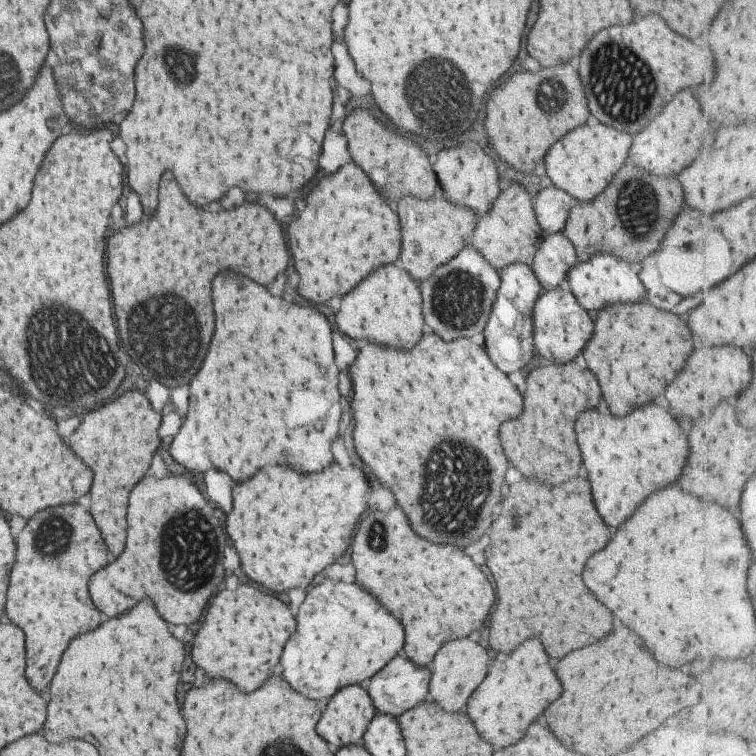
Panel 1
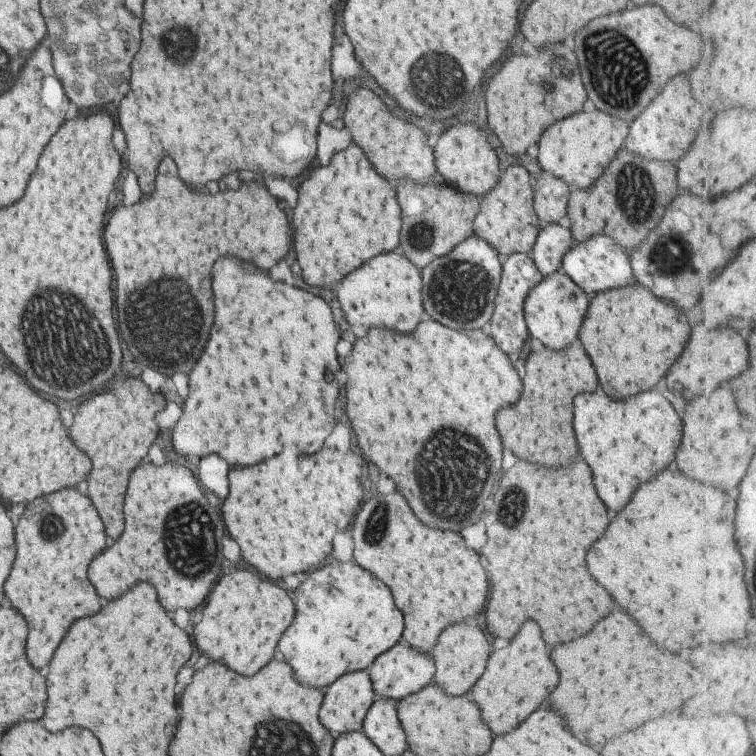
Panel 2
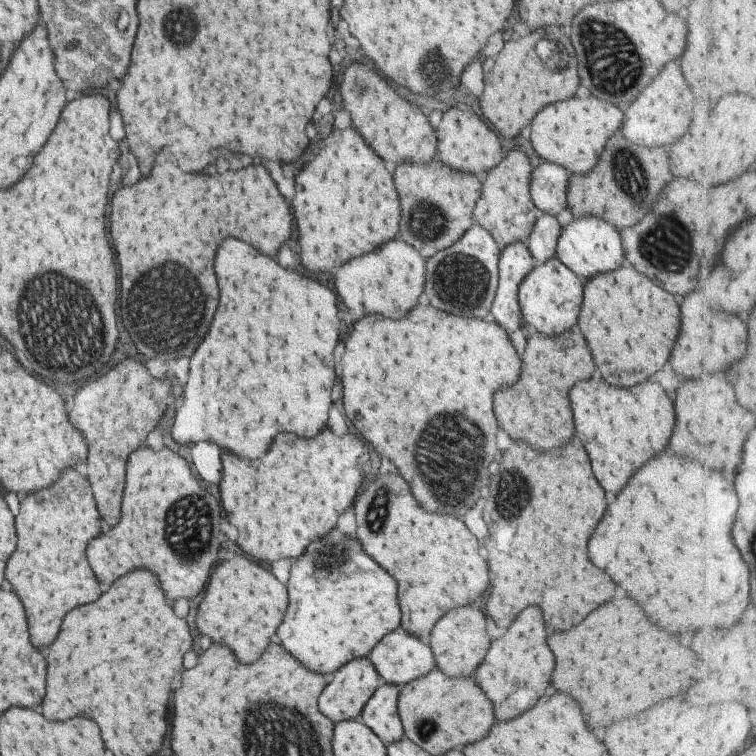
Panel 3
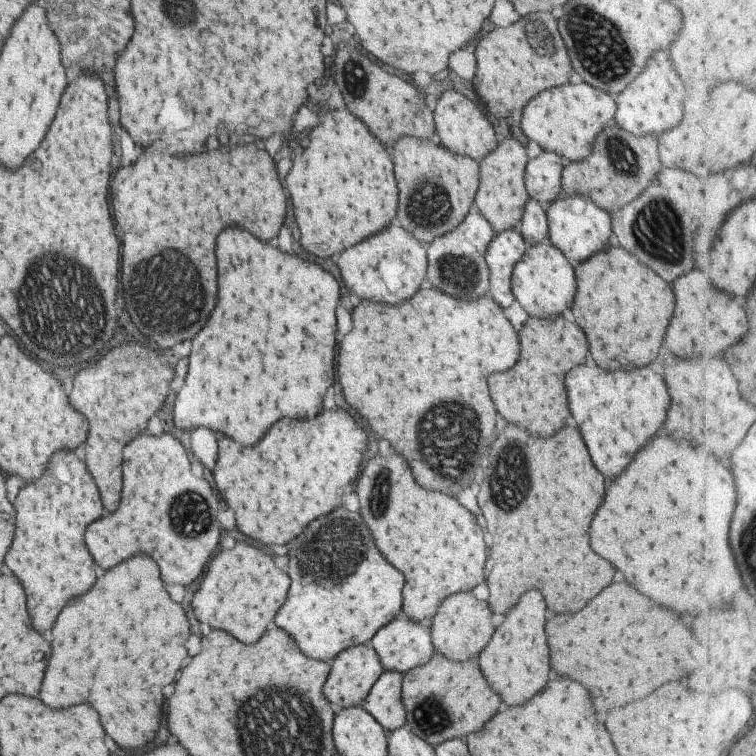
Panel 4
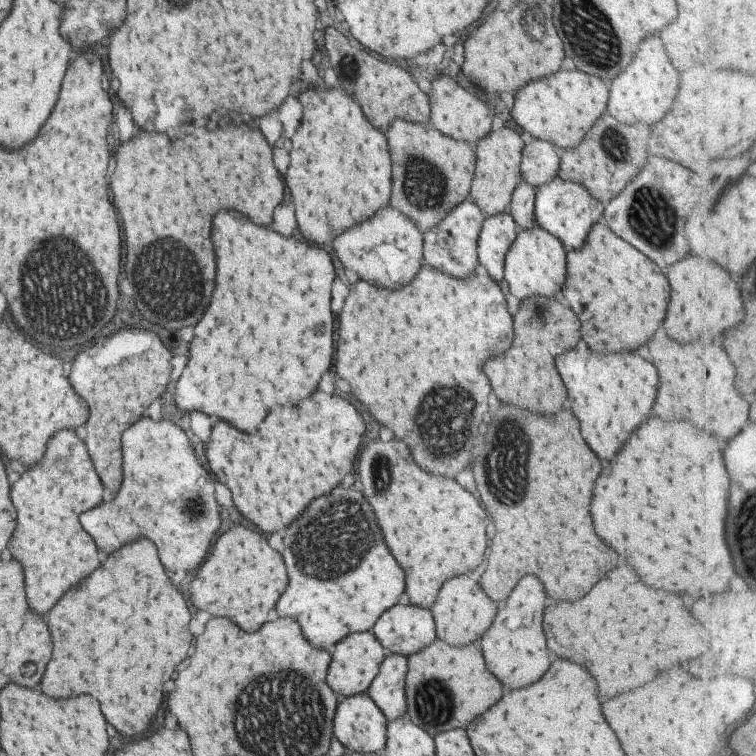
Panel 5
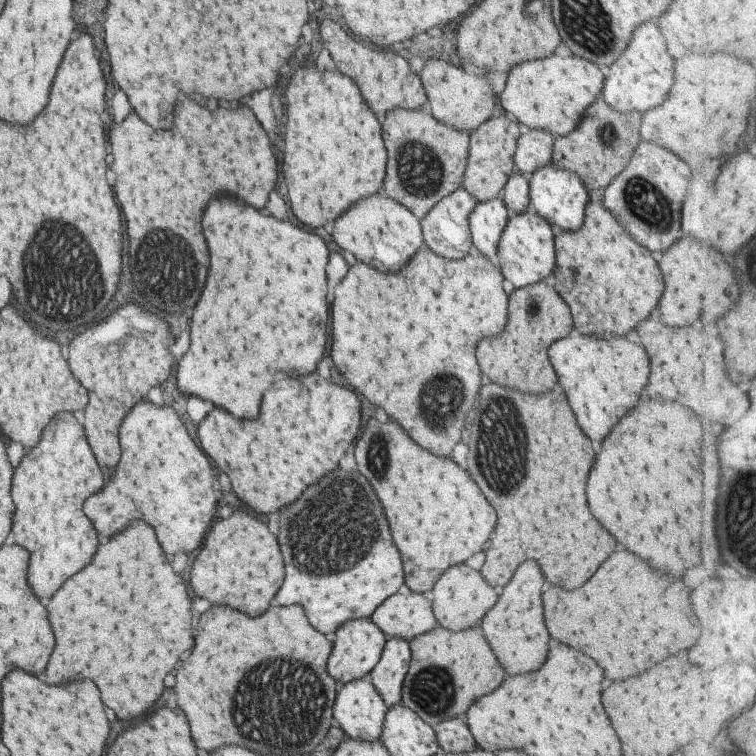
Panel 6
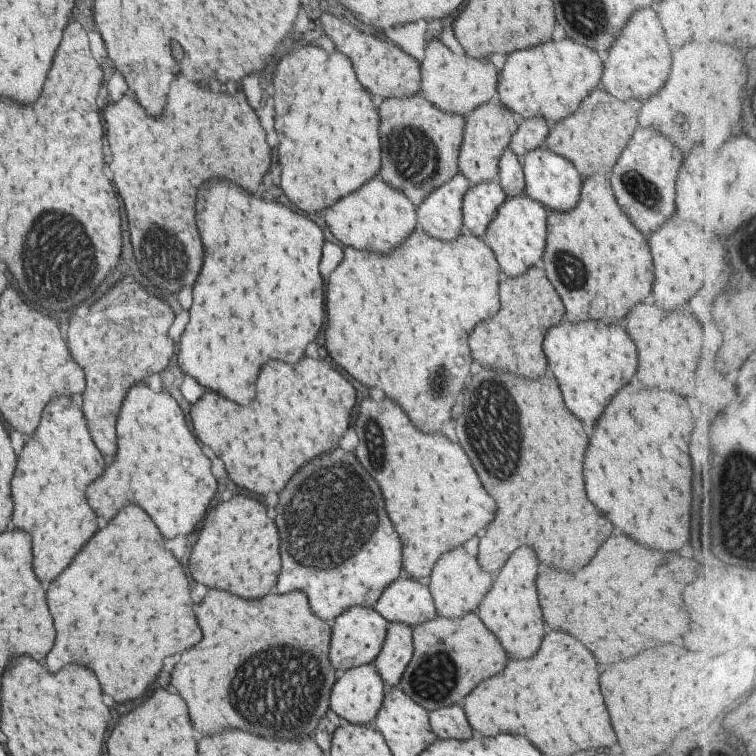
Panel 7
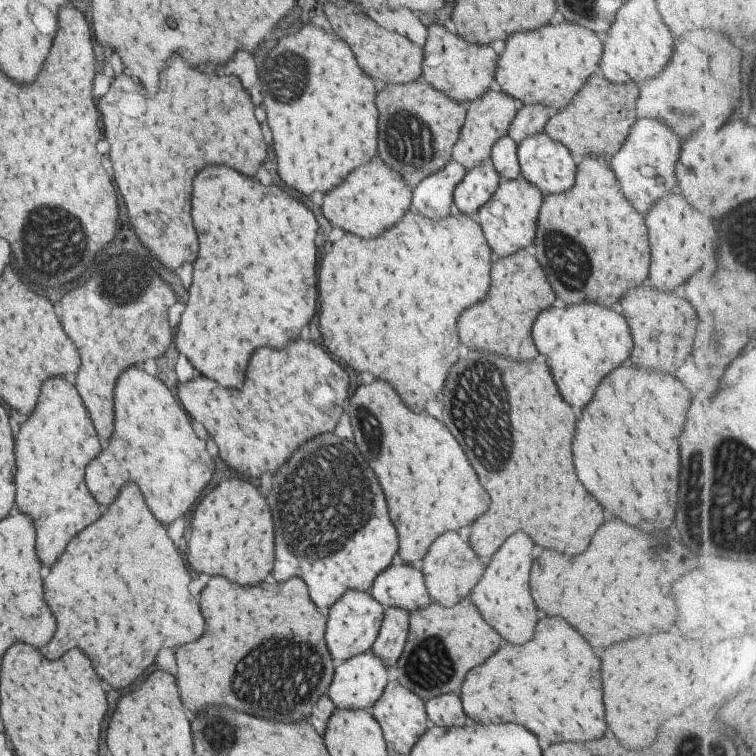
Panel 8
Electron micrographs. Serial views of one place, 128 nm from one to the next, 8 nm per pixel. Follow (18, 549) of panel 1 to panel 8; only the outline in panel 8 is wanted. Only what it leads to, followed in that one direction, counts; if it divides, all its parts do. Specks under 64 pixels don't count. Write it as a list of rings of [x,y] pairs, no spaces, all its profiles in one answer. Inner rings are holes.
[[[51,378],[45,382],[39,394],[37,406],[35,406],[35,414],[29,414],[29,418],[21,424],[19,430],[21,432],[17,432],[17,438],[15,438],[17,444],[13,448],[15,452],[15,504],[17,504],[17,510],[27,514],[33,522],[35,552],[37,552],[39,562],[43,566],[51,566],[59,558],[67,542],[77,532],[81,532],[85,526],[89,526],[89,522],[95,522],[101,516],[99,506],[89,496],[83,484],[83,468],[87,466],[87,462],[97,458],[101,446],[93,432],[87,410],[83,408],[75,388],[63,378]]]

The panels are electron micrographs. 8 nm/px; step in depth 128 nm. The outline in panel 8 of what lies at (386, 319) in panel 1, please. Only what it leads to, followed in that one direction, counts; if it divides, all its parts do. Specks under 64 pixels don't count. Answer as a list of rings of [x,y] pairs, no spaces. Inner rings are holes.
[[[373,158],[369,164],[353,170],[345,182],[323,196],[321,212],[343,232],[371,240],[405,216],[407,208],[411,208],[412,191],[398,174],[389,170],[388,166],[383,166],[379,158]]]

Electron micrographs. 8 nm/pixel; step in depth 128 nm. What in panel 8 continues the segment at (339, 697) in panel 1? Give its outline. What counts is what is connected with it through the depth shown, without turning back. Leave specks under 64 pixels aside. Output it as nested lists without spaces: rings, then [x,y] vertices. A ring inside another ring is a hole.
[[[350,590],[344,592],[330,607],[326,616],[324,641],[333,660],[348,661],[369,651],[377,638],[384,608],[369,594]]]

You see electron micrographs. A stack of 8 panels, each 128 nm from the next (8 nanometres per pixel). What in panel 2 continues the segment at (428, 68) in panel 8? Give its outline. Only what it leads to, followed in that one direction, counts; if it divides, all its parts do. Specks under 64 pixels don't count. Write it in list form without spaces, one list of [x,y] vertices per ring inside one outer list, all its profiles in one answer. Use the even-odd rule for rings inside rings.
[[[459,124],[438,136],[432,150],[436,171],[443,177],[445,184],[465,194],[481,198],[497,184],[501,171],[497,154],[485,139],[481,128],[475,124]]]

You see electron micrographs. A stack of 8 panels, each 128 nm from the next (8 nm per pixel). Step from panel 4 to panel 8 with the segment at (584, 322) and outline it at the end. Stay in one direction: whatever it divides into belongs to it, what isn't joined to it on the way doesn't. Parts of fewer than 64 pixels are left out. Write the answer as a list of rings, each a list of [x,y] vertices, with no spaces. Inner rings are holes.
[[[587,155],[580,160],[581,164],[576,166],[574,174],[574,185],[567,192],[543,196],[536,218],[536,233],[530,248],[545,273],[546,282],[565,307],[585,302],[587,298],[589,302],[609,308],[629,288],[641,284],[647,278],[649,268],[649,244],[643,218],[621,196],[613,172],[603,164],[601,158],[595,156]]]

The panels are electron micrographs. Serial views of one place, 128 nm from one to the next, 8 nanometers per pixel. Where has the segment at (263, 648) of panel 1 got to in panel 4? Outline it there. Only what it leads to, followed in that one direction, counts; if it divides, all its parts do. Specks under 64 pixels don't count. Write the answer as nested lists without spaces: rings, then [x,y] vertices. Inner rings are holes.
[[[237,544],[229,554],[215,554],[191,598],[193,616],[215,630],[225,630],[243,644],[253,644],[263,636],[267,624],[285,600],[289,578],[273,566],[273,560],[249,544]]]

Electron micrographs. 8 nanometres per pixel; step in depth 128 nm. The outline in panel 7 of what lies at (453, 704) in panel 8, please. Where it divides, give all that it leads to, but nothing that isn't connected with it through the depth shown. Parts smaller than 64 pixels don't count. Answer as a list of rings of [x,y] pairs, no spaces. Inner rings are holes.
[[[447,706],[428,714],[428,721],[430,729],[434,732],[437,739],[449,740],[463,740],[471,736],[469,724],[463,716],[463,710],[459,706]]]

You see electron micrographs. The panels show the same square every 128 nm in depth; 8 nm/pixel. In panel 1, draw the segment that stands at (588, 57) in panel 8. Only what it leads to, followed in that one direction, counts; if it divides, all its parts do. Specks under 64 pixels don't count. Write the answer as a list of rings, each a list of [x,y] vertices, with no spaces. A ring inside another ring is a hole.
[[[603,124],[581,126],[577,130],[571,130],[569,134],[565,134],[565,138],[561,138],[561,142],[555,142],[551,148],[547,149],[545,153],[545,172],[547,172],[547,176],[553,182],[555,188],[566,192],[579,203],[588,203],[609,184],[613,174],[623,166],[623,162],[627,158],[627,152],[629,152],[629,144],[631,144],[631,138],[627,134],[617,132],[613,128],[607,128]]]

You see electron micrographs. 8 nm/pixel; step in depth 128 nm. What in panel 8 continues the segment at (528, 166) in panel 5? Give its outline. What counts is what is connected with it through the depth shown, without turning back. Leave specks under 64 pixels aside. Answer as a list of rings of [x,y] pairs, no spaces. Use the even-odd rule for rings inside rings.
[[[522,105],[509,125],[507,136],[518,145],[524,138],[543,132],[548,118],[543,105]]]

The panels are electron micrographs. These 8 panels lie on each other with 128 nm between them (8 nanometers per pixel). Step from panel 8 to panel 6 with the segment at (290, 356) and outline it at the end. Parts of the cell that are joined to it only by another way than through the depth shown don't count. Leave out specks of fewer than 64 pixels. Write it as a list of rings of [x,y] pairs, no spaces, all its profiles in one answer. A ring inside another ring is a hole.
[[[317,374],[279,382],[273,390],[265,392],[259,416],[253,422],[241,422],[223,410],[213,410],[197,426],[201,450],[229,478],[233,494],[257,514],[269,514],[289,506],[309,484],[333,472],[337,468],[337,460],[345,454],[357,432],[359,432],[357,396],[345,388],[335,386],[333,382],[319,378]]]

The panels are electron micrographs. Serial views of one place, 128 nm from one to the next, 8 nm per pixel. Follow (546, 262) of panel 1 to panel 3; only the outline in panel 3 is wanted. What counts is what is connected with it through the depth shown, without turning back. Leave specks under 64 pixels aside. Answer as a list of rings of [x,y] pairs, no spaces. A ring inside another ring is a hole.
[[[545,213],[537,214],[529,238],[525,242],[535,263],[544,263],[555,257],[556,238],[559,237],[561,229],[554,216]]]

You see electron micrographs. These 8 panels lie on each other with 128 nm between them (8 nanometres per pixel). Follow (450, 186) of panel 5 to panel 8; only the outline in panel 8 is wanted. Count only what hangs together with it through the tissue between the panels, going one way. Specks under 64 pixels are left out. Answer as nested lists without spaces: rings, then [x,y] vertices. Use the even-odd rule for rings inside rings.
[[[419,80],[405,86],[403,98],[393,98],[393,86],[383,86],[375,96],[375,106],[379,110],[377,152],[381,146],[381,162],[389,170],[401,174],[400,177],[411,190],[450,161],[451,148],[464,123],[465,105],[449,100],[441,92],[435,92],[425,81]]]

